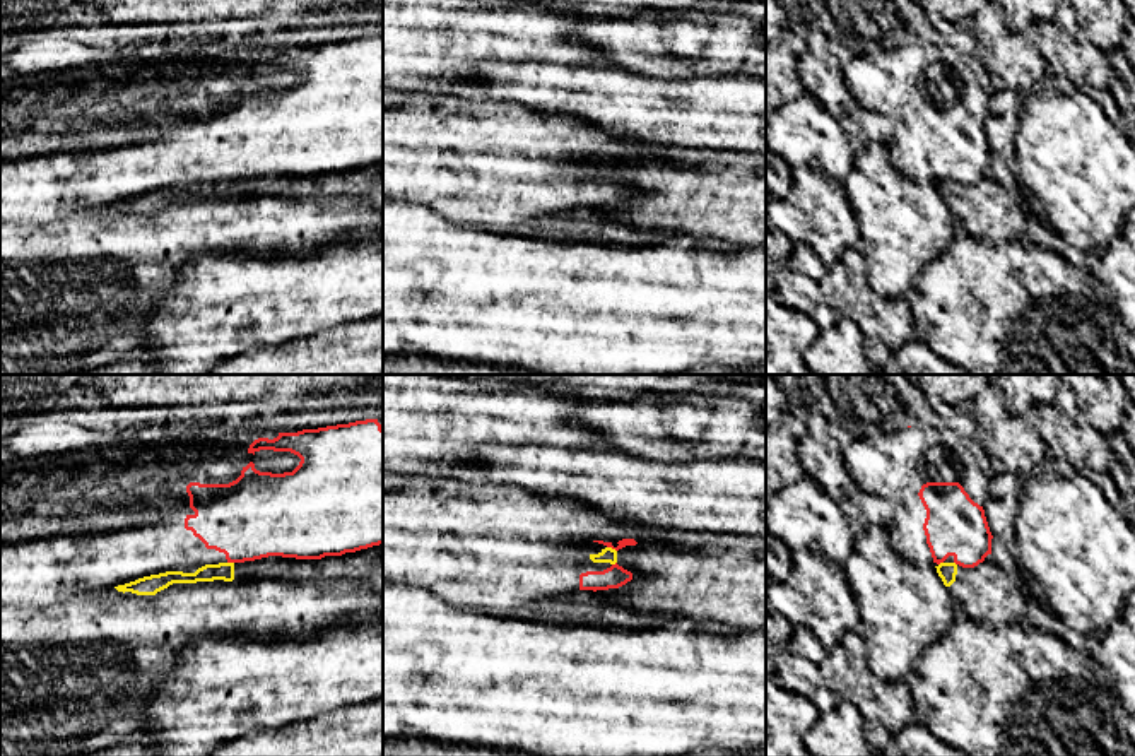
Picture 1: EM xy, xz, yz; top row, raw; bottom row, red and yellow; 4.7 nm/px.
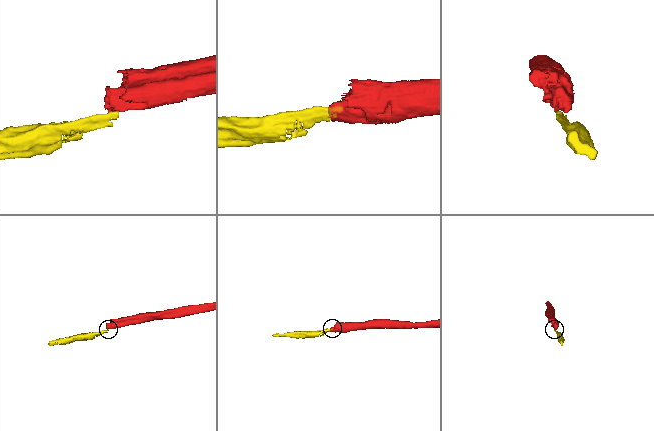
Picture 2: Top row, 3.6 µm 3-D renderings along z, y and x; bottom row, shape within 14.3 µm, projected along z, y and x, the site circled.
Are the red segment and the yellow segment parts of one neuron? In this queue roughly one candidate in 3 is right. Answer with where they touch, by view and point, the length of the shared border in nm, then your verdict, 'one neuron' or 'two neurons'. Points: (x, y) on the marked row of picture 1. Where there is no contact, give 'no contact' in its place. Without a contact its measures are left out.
xz (612, 548) | 50 nm | two neurons

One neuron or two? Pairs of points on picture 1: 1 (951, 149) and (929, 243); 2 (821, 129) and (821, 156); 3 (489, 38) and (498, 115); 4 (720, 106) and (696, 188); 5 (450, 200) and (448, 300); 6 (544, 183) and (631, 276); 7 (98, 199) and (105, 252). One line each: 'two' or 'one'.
1: two
2: one
3: two
4: two
5: two
6: two
7: two

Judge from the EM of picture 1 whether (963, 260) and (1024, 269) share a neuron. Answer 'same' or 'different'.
same

